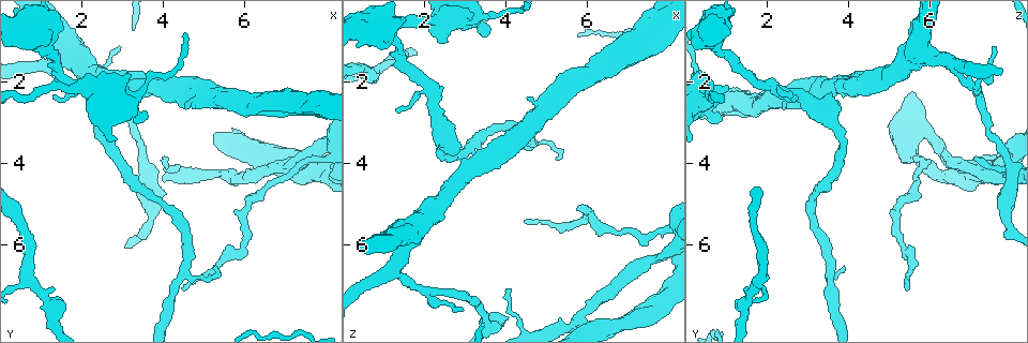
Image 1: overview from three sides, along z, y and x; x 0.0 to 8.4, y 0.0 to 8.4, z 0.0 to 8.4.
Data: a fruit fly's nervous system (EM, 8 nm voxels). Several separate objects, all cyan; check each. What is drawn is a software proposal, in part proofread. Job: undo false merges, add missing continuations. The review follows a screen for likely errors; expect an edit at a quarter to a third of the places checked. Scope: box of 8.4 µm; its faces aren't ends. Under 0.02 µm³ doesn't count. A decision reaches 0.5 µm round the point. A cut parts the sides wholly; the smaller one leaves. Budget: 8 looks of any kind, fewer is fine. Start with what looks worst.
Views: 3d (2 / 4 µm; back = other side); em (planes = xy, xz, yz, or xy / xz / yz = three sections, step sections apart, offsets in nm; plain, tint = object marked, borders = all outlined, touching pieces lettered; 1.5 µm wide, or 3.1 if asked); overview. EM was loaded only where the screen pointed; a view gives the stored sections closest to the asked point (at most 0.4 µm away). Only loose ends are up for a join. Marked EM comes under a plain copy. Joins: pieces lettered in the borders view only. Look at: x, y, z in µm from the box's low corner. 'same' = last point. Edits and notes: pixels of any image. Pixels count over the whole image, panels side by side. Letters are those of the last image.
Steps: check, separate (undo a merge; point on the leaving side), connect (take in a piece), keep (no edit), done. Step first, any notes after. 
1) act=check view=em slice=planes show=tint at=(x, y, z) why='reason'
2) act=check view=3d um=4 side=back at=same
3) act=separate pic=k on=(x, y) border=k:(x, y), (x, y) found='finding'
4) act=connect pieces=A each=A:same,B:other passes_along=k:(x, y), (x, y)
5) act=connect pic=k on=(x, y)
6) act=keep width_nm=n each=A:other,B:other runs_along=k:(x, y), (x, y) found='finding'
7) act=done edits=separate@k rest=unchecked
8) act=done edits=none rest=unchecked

act=check view=3d um=2 at=(2.30, 2.20, 0.95) why='stops while still wide'

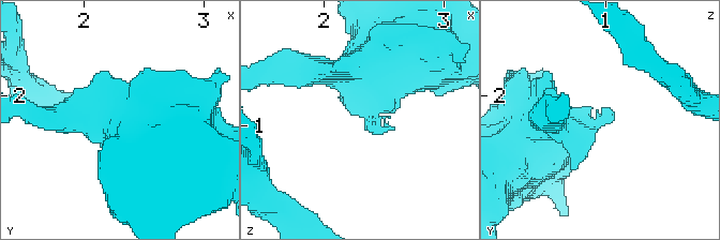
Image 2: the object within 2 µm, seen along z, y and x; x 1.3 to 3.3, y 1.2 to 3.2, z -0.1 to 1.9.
act=check view=em slice=planes show=borders at=(2.32, 2.24, 0.98)

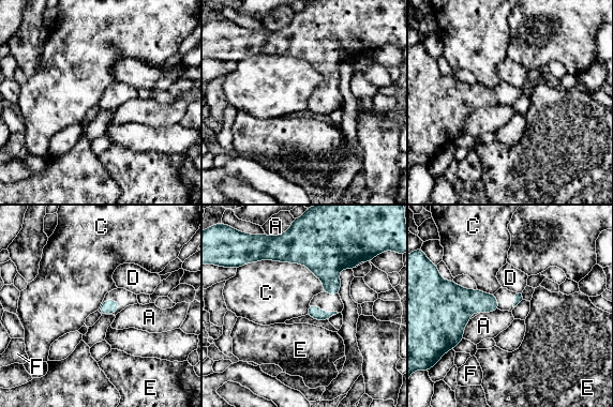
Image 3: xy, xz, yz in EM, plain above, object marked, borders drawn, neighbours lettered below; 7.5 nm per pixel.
act=keep each=A:other,C:other,D:other,E:other,F:other found='no lettered piece goes on from it'

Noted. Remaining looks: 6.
act=check view=3d um=4 at=(3.00, 1.15, 7.65) why='an open end'

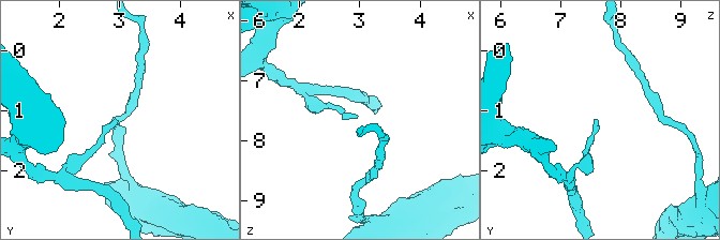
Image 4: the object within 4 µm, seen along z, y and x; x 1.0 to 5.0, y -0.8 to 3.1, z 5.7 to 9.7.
act=check view=em slice=planes show=borders at=(2.95, 1.20, 7.60) why='shape alone is not enough'

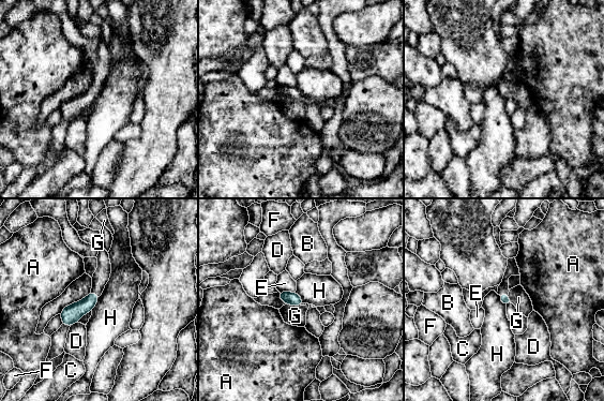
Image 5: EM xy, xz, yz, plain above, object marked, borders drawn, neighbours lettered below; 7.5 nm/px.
act=keep longest_contact=H:130nm each=A:other,B:other,C:other,D:other,E:other,F:other,G:other,H:other border=5:(100, 296), (96, 303), (90, 310) found='no lettered piece goes on from it'

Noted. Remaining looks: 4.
act=check view=em slice=xy step=4 show=tint at=(1.40, 7.45, 1.35) why='arms part here'

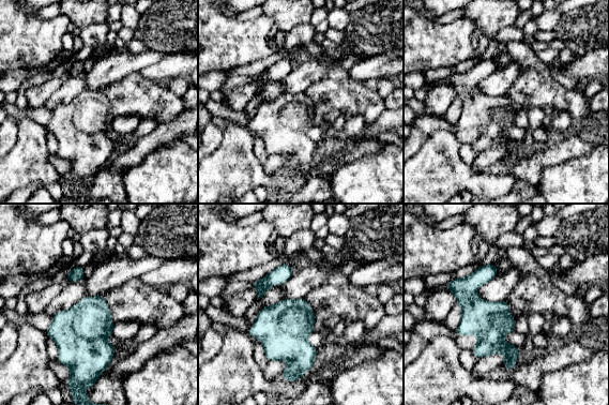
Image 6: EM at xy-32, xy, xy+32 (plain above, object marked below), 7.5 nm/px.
act=check view=em slice=yz step=8 show=borders at=same

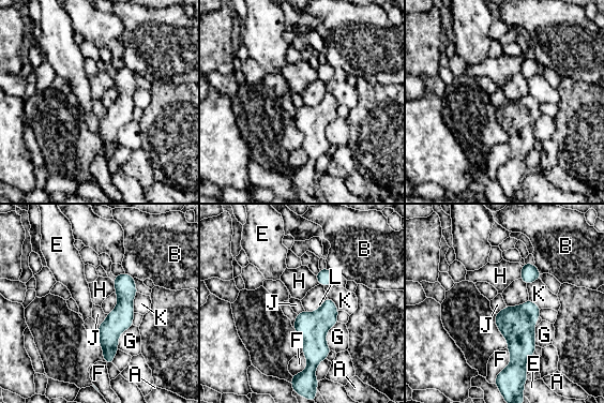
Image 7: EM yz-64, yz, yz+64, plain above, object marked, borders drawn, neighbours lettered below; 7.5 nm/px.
act=keep width_nm=260 each=A:other,B:other,E:other,F:other,G:other,H:other,J:other,K:other,L:other border=7:(107, 314), (104, 322), (99, 325) found='all the same neuron'

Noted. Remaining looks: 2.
act=done edits=none rest=unchecked

